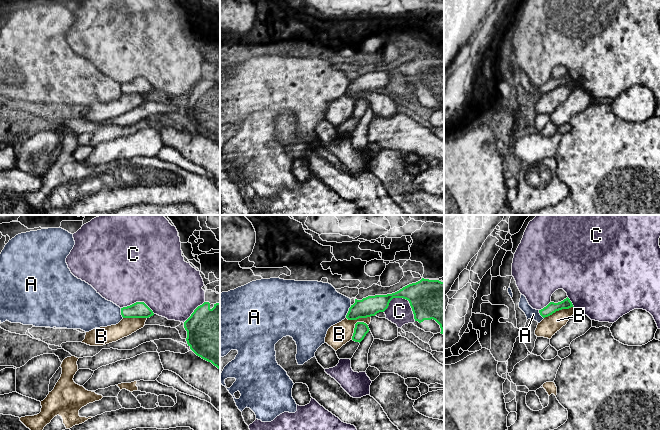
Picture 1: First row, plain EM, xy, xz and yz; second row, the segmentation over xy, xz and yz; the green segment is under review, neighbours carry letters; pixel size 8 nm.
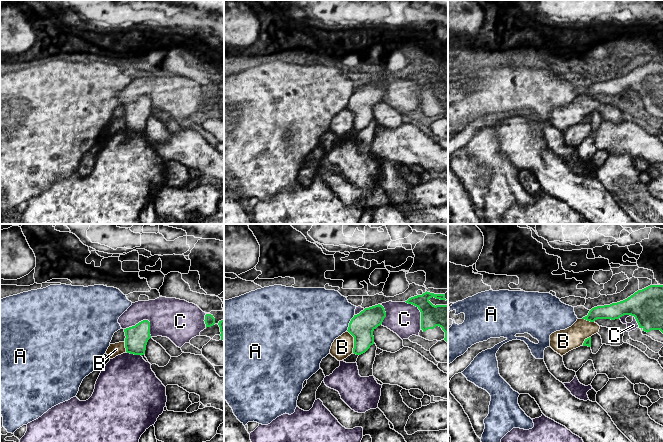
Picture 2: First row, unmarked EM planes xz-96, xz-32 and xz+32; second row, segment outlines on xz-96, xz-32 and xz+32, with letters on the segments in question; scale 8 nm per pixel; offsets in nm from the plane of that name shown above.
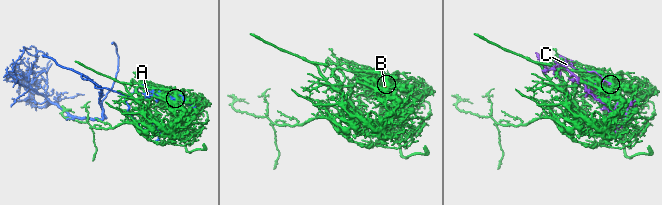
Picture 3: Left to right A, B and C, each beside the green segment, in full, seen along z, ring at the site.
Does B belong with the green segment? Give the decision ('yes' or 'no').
no

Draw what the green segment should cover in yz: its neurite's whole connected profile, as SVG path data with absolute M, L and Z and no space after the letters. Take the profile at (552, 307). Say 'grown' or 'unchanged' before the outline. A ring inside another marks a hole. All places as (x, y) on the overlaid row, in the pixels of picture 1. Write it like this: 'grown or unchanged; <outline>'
unchanged; M567 297L566 299L558 303L550 302L546 307L539 310L539 313L543 318L545 318L552 315L556 311L559 311L562 309L569 309L571 307L574 307L574 306L570 301L570 299Z

